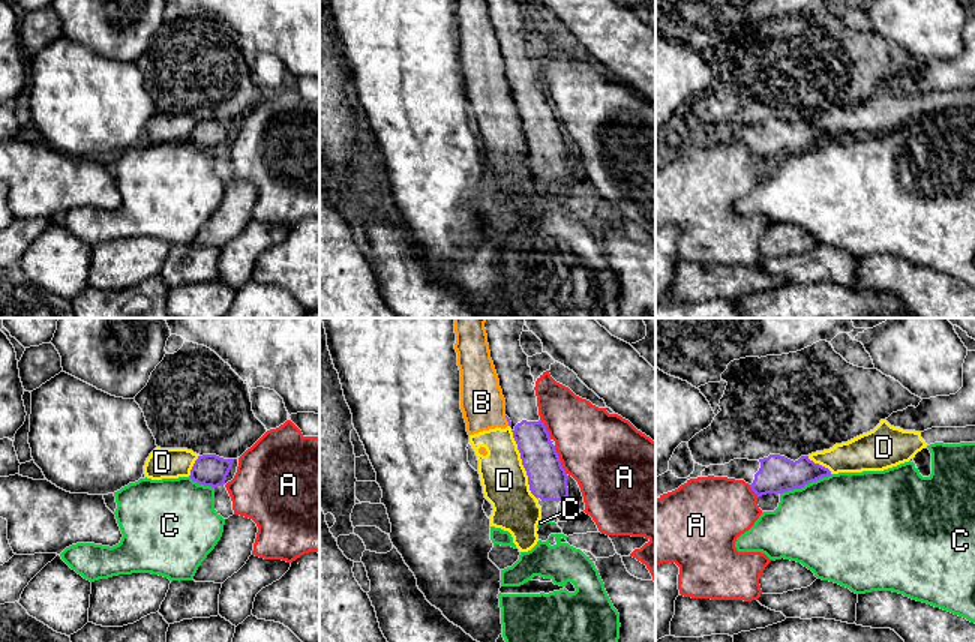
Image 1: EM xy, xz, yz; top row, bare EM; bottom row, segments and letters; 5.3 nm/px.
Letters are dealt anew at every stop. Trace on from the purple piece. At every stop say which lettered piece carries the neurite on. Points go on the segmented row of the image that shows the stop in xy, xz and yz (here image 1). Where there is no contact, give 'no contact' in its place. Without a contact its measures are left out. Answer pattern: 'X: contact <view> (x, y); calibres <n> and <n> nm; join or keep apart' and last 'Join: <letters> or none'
A: contact xz (560, 461); calibres 200 and 420 nm; keep apart
B: contact xz (507, 420); calibres 20 and 240 nm; keep apart
C: contact yz (806, 483); calibres 200 and 480 nm; keep apart
D: contact xz (522, 464); calibres 200 and 240 nm; keep apart
Join: none

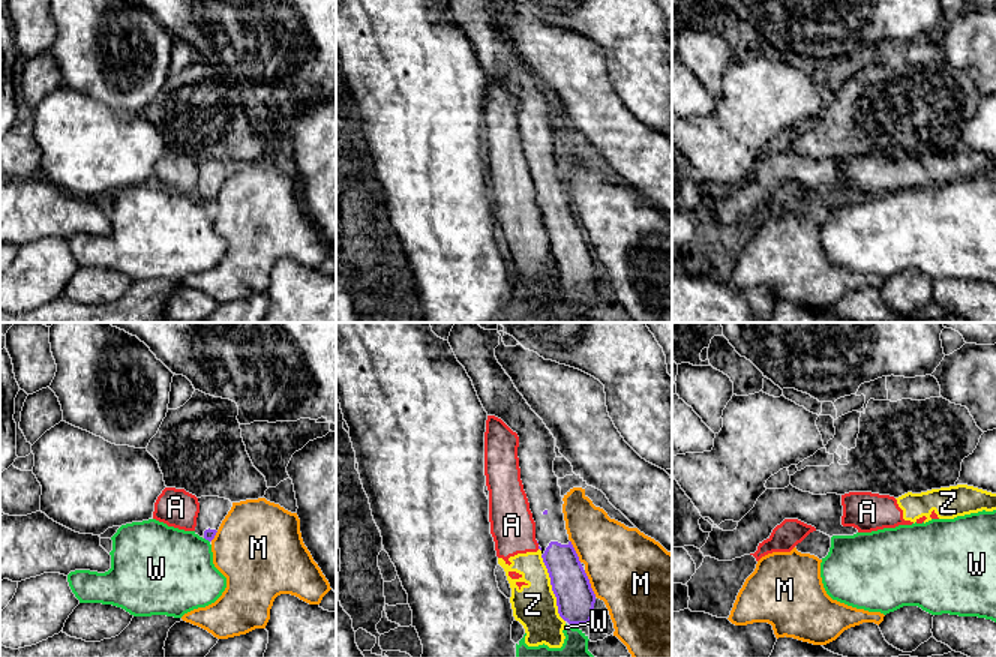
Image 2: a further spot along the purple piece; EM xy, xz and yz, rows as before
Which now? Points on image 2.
A: no contact; keep apart
M: contact xz (590, 584); calibres 200 and 440 nm; keep apart
W: contact xy (207, 539); calibres 60 and 440 nm; keep apart
Z: contact xz (552, 588); calibres 200 and 240 nm; keep apart
Join: none

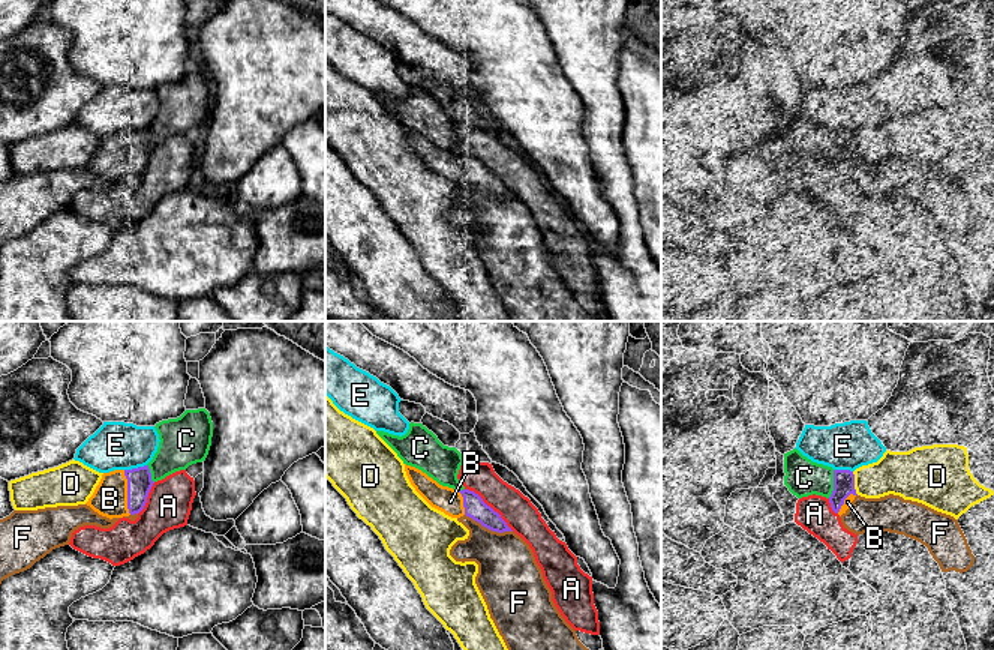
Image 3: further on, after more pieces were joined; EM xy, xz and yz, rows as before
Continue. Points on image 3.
A: contact xz (489, 506); calibres 110 and 180 nm; keep apart
B: contact xy (128, 493); calibres 130 and 190 nm; join
C: contact yz (834, 484); calibres 110 and 200 nm; keep apart
D: contact yz (853, 484); calibres 110 and 240 nm; keep apart
E: contact xy (135, 469); calibres 130 and 260 nm; keep apart
F: contact xz (489, 529); calibres 110 and 320 nm; keep apart
Join: B

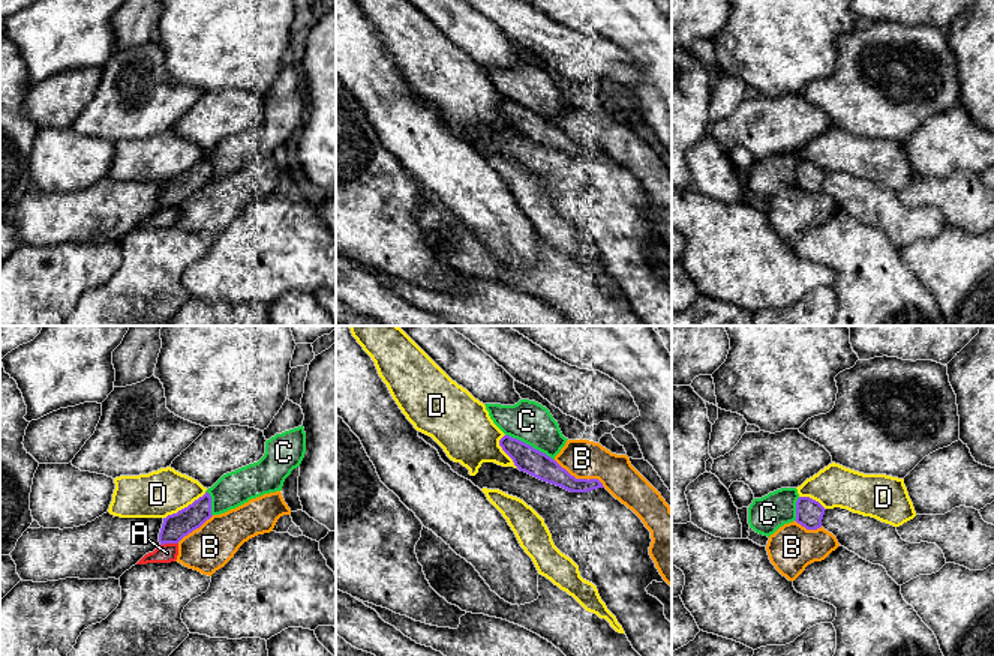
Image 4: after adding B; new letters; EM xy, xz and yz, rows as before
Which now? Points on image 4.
A: contact xy (168, 542); calibres 140 and 100 nm; keep apart
B: contact xz (579, 479); calibres 140 and 200 nm; keep apart
C: contact xz (528, 445); calibres 140 and 220 nm; keep apart
D: contact xy (185, 508); calibres 140 and 260 nm; keep apart
Join: none

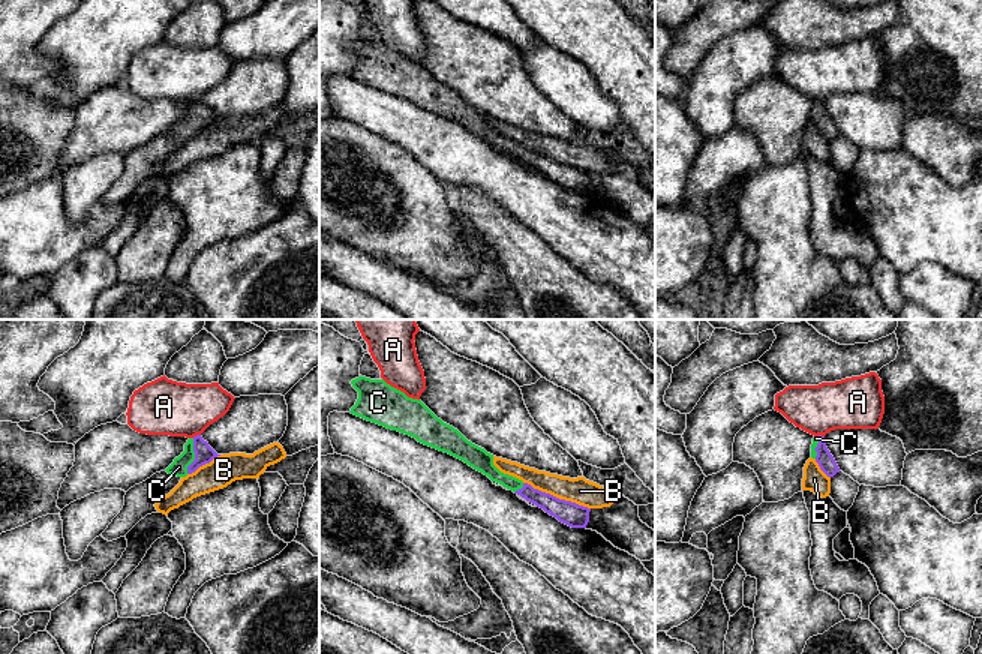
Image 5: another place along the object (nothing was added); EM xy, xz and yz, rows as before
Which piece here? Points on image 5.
A: contact xy (197, 435); calibres 100 and 300 nm; keep apart
B: contact xz (555, 497); calibres 130 and 140 nm; keep apart
C: contact xy (195, 456); calibres 100 and 90 nm; join
Join: C

